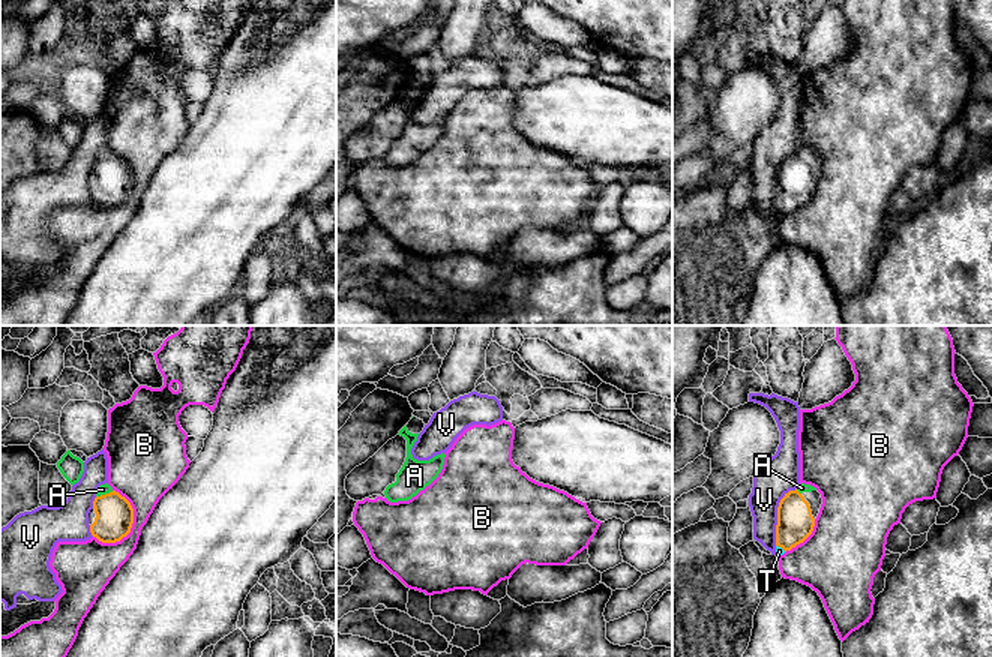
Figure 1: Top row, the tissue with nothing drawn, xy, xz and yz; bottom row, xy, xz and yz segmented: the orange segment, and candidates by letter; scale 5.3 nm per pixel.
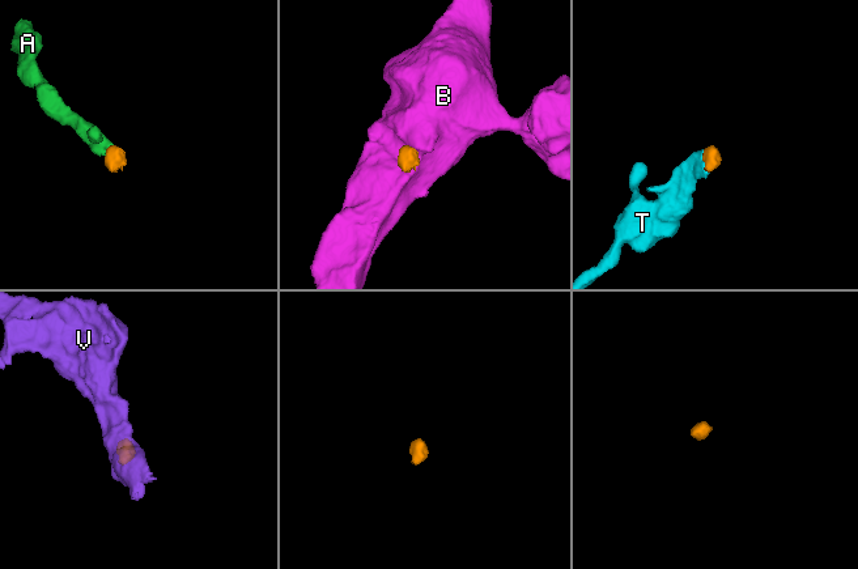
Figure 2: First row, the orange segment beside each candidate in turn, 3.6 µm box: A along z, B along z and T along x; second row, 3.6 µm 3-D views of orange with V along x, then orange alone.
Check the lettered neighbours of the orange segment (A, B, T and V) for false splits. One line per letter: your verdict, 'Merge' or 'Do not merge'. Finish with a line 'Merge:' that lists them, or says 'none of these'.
A: Merge
B: Do not merge
T: Merge
V: Do not merge
Merge: A, T

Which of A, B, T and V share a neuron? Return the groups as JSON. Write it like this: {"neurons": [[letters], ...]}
{"neurons": [["A", "T"], ["B"], ["V"]]}

